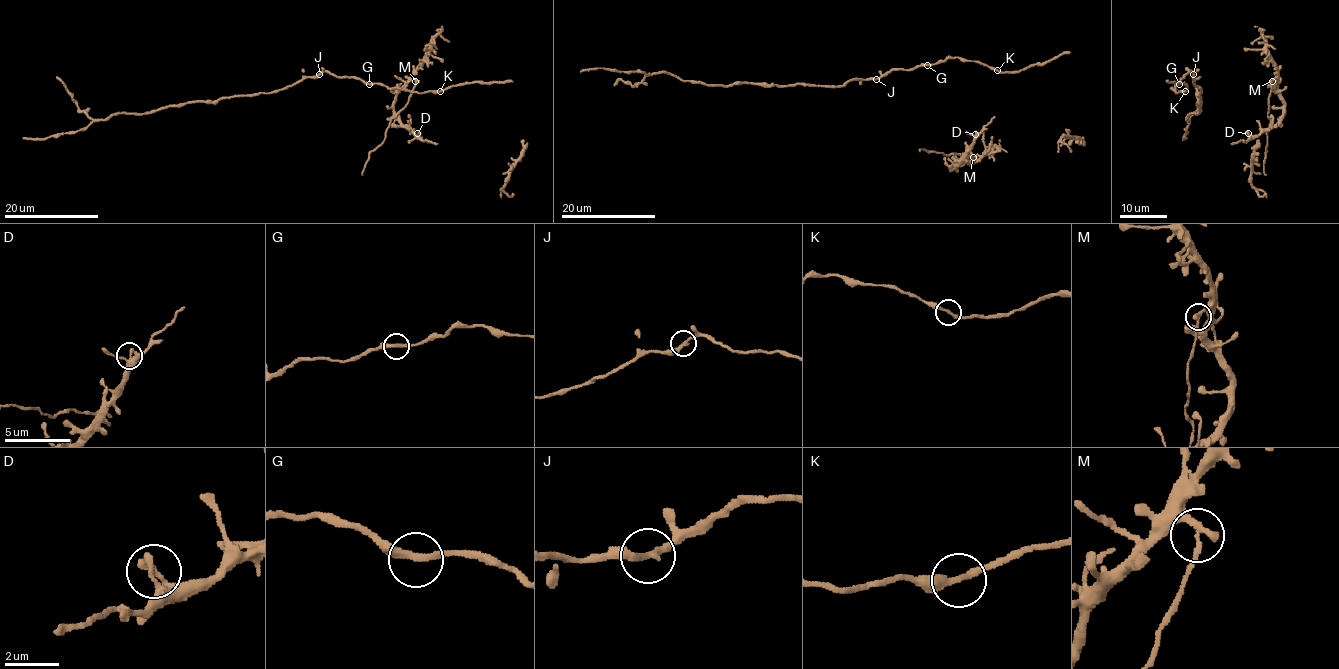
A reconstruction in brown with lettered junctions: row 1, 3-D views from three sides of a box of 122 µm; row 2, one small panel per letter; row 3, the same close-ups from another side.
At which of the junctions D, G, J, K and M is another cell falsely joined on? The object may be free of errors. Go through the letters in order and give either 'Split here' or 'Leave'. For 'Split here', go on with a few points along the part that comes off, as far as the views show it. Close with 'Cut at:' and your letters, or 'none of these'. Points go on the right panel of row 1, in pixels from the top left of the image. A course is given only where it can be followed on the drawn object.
D: Leave
G: Leave
J: Leave
K: Leave
M: Split here. Course of the part to remove: (1272, 81), (1263, 169), (1266, 174)
Cut at: M

